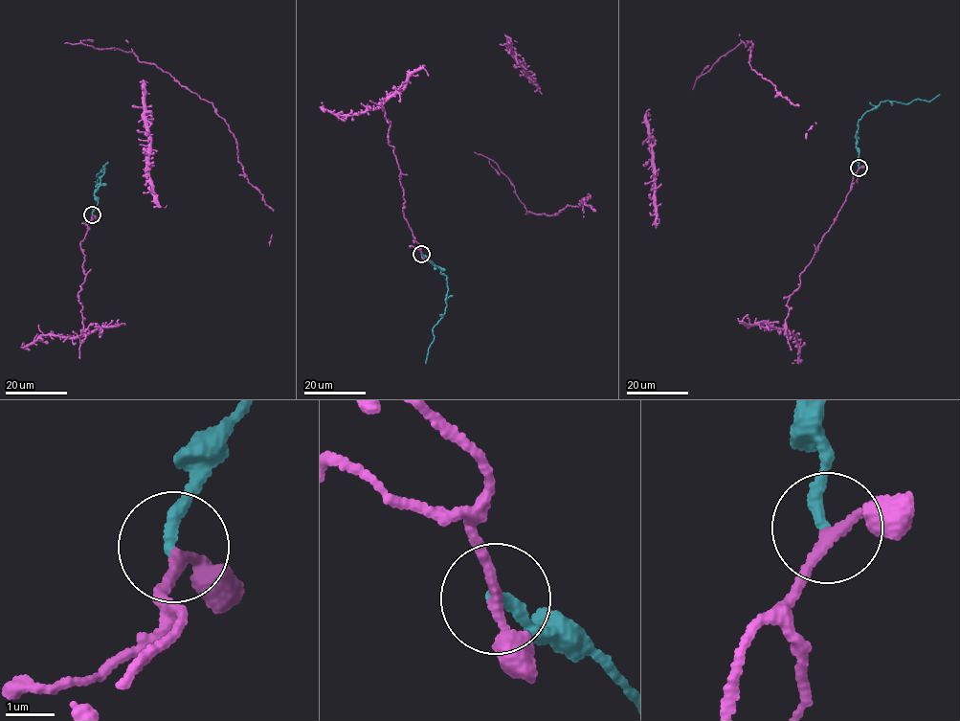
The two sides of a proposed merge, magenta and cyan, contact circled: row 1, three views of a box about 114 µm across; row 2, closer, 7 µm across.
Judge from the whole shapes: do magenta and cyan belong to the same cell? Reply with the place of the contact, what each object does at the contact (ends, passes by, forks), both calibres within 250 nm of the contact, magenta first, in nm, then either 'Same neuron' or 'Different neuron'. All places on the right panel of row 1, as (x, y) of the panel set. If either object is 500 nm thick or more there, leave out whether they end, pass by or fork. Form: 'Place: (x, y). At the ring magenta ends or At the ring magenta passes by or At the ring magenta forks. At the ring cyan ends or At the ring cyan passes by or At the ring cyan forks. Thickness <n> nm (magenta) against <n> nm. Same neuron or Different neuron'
Place: (859, 168). At the ring magenta passes by. At the ring cyan ends. Thickness 190 nm (magenta) against 240 nm. Same neuron

